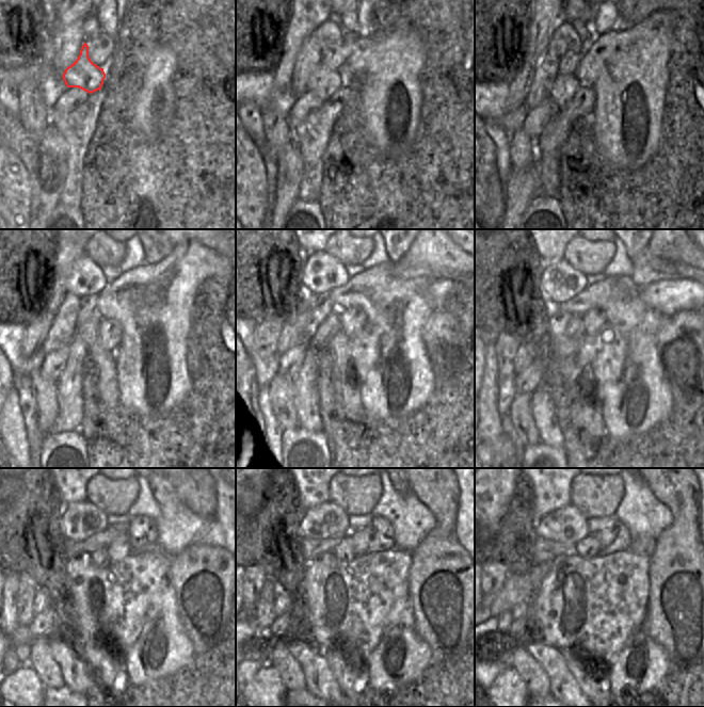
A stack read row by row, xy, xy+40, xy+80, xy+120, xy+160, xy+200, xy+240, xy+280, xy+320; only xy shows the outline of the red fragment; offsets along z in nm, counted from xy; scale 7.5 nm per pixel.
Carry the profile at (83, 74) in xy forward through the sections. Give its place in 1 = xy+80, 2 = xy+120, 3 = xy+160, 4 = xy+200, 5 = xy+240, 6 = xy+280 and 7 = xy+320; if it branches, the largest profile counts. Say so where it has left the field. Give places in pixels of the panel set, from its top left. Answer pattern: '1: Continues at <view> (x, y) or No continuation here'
1: Continues at xy+80 (564, 86)
2: Continues at xy+120 (107, 386)
3: Continues at xy+160 (329, 336)
4: Continues at xy+200 (586, 414)
5: Continues at xy+240 (106, 665)
6: Continues at xy+280 (346, 670)
7: Continues at xy+320 (585, 670).

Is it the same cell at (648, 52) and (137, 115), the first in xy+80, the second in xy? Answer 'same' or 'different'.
same

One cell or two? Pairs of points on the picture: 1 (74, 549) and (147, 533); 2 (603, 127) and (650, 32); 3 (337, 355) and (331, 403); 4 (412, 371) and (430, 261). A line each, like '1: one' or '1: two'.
1: one
2: one
3: two
4: one

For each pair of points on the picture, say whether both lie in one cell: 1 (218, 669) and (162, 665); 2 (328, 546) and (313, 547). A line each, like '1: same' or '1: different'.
1: different
2: same

